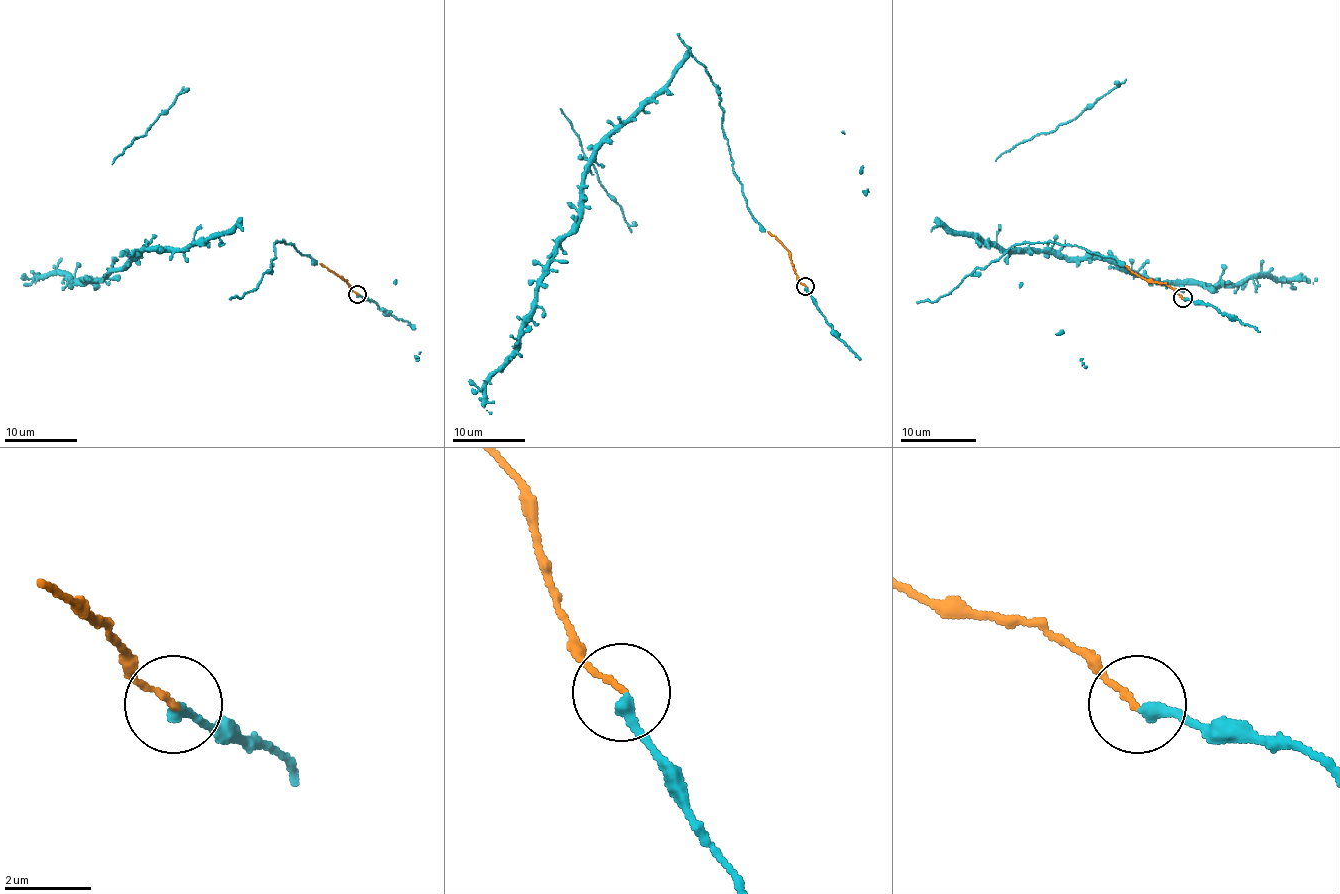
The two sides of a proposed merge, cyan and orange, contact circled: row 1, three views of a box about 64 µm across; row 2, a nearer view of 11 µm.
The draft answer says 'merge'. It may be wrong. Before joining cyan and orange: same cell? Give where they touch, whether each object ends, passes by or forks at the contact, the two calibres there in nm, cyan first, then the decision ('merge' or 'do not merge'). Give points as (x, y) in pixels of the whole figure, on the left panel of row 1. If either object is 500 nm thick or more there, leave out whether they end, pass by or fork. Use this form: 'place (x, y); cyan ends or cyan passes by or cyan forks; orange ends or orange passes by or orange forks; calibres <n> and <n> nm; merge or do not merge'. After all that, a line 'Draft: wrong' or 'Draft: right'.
place (357, 294); cyan ends; orange ends; calibres 300 and 140 nm; merge
Draft: right

